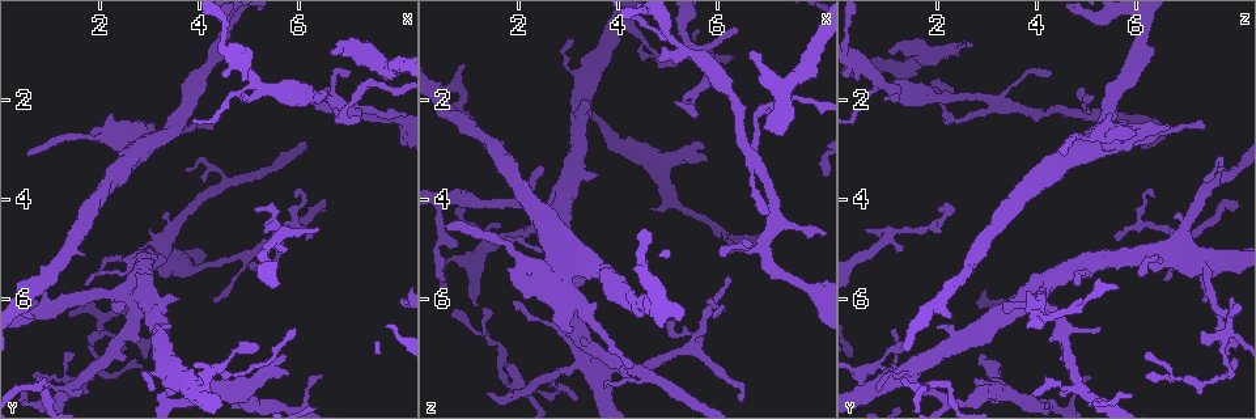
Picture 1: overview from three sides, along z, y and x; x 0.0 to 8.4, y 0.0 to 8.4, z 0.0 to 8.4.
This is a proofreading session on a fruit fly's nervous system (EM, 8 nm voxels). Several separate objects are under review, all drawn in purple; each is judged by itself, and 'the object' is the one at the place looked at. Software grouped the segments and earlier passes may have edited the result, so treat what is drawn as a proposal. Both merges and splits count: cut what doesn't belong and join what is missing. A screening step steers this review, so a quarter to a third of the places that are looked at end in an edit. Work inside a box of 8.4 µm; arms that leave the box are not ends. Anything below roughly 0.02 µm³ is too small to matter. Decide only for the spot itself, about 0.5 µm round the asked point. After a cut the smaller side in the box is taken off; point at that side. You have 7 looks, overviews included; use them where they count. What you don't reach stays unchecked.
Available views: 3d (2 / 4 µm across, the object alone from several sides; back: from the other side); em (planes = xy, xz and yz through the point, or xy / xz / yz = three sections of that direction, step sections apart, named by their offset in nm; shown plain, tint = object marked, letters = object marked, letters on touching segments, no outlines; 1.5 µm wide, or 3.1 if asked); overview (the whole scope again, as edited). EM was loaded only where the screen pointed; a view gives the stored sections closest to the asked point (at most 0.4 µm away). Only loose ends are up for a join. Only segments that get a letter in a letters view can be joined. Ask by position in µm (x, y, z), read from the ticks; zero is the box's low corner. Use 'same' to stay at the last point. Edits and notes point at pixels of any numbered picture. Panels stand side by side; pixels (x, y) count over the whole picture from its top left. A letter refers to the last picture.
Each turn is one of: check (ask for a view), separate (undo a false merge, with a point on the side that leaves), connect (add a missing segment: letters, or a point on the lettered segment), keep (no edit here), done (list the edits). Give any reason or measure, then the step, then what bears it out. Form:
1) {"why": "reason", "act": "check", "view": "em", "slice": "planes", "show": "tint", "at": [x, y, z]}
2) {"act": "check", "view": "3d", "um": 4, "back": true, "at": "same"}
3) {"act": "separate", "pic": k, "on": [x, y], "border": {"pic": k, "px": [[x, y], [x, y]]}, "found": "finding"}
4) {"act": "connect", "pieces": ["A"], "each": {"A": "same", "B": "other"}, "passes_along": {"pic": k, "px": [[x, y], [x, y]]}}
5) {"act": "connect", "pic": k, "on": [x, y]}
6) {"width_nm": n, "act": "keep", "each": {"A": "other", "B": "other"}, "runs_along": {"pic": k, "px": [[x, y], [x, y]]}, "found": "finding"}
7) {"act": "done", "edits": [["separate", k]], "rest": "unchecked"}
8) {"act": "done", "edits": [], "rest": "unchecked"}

{"why": "free end", "act": "check", "view": "em", "slice": "xy", "step": 4, "show": "letters", "at": [7.00, 0.90, 2.60]}

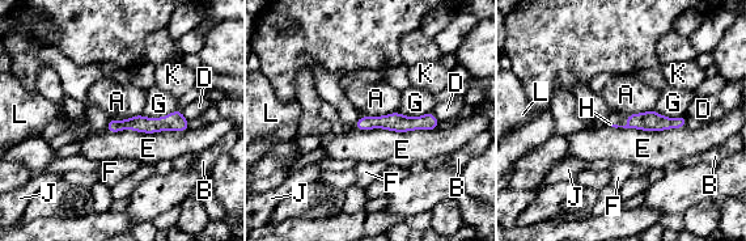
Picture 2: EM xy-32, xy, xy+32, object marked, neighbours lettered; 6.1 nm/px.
{"act": "connect", "pieces": ["H"], "each": {"A": "other", "B": "other", "D": "other", "E": "other", "F": "other", "G": "other", "H": "same", "J": "other", "K": "other", "L": "other"}, "passes_along": {"pic": 2, "px": [[651, 121], [622, 126], [614, 118]]}, "found": "the neuron continues"}

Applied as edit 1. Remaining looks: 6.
{"why": "calibre changes", "act": "check", "view": "em", "slice": "planes", "show": "letters", "at": [2.05, 2.75, 5.20]}

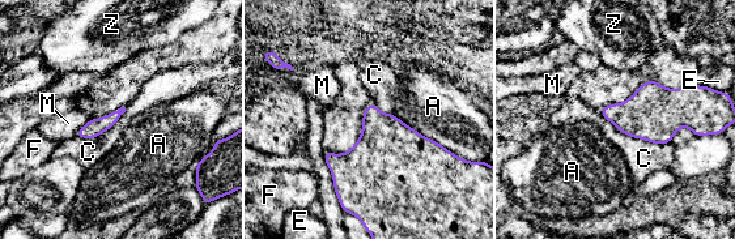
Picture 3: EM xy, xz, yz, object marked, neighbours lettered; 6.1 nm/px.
{"width_nm": 110, "act": "keep", "each": {"A": "other", "C": "other", "E": "other", "F": "other", "M": "other", "Z": "other"}, "border": {"pic": 3, "px": [[126, 110], [97, 136], [76, 136]]}, "found": "one neuron here"}

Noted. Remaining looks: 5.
{"why": "thin end", "act": "check", "view": "em", "slice": "xz", "step": 8, "show": "letters", "at": [2.85, 7.35, 7.90]}

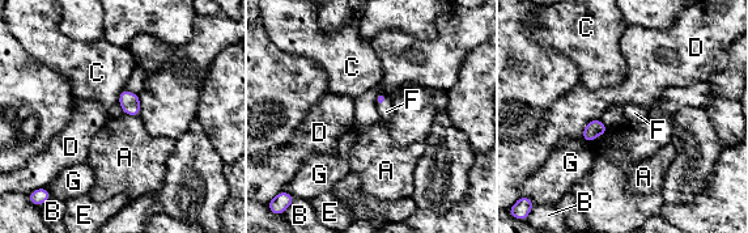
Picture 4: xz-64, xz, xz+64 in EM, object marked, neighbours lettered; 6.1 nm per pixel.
{"act": "connect", "pieces": ["F"], "each": {"A": "other", "B": "other", "C": "other", "D": "other", "E": "other", "F": "same", "G": "other"}, "found": "the neuron continues"}

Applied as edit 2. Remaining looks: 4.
{"act": "done", "edits": [["connect", 2], ["connect", 4]], "rest": "unchecked"}

